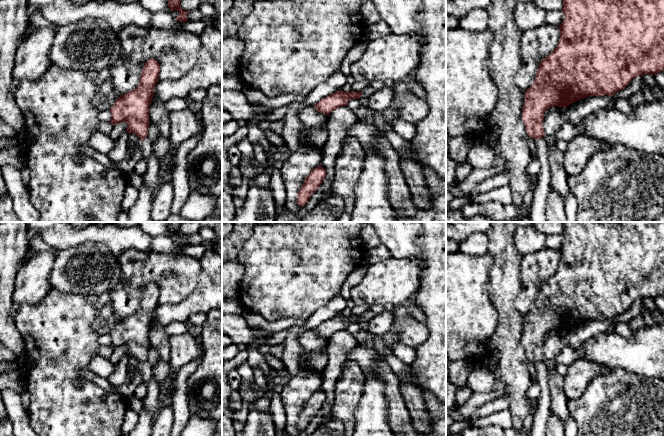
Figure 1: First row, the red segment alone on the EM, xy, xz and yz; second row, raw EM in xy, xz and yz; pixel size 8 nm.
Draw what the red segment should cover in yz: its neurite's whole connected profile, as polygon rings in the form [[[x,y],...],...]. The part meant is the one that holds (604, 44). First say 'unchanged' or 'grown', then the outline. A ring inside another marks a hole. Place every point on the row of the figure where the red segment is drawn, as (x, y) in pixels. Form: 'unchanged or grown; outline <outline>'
unchanged; outline [[[563,0],[565,15],[557,47],[540,63],[535,80],[525,91],[522,120],[530,138],[545,136],[544,113],[558,106],[566,108],[588,96],[613,96],[636,76],[654,74],[664,69],[664,0]]]

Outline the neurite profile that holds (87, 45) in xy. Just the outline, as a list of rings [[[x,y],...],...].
[[[100,19],[59,27],[49,53],[51,65],[100,72],[109,65],[117,38],[117,33]]]

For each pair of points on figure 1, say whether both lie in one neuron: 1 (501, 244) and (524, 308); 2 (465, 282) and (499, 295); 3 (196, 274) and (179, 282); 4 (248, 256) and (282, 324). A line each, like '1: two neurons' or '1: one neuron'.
1: two neurons
2: two neurons
3: one neuron
4: two neurons

